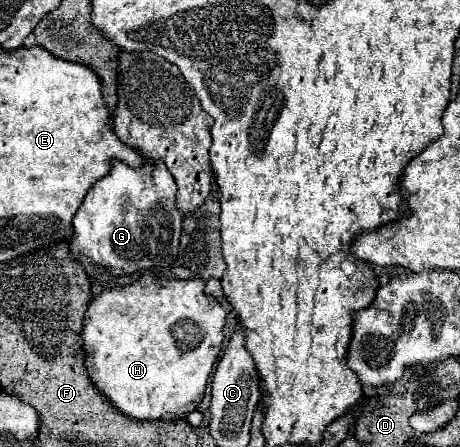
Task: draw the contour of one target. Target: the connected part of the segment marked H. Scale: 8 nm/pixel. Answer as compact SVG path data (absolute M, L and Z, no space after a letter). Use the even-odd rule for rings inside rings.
M144 274L140 280L124 286L124 288L112 288L112 290L104 290L100 296L96 296L84 316L84 330L82 330L82 342L84 342L84 352L86 352L86 370L92 378L92 382L96 384L96 388L100 388L106 398L112 402L112 406L116 406L120 412L124 412L126 416L132 416L136 420L154 420L154 418L162 418L162 420L174 420L174 418L186 418L190 412L194 412L204 396L204 388L208 382L208 376L214 368L214 362L220 354L220 346L224 342L224 322L226 322L226 310L222 308L222 304L214 298L208 296L204 292L204 280L200 278L192 278L192 280L160 280L154 274Z

